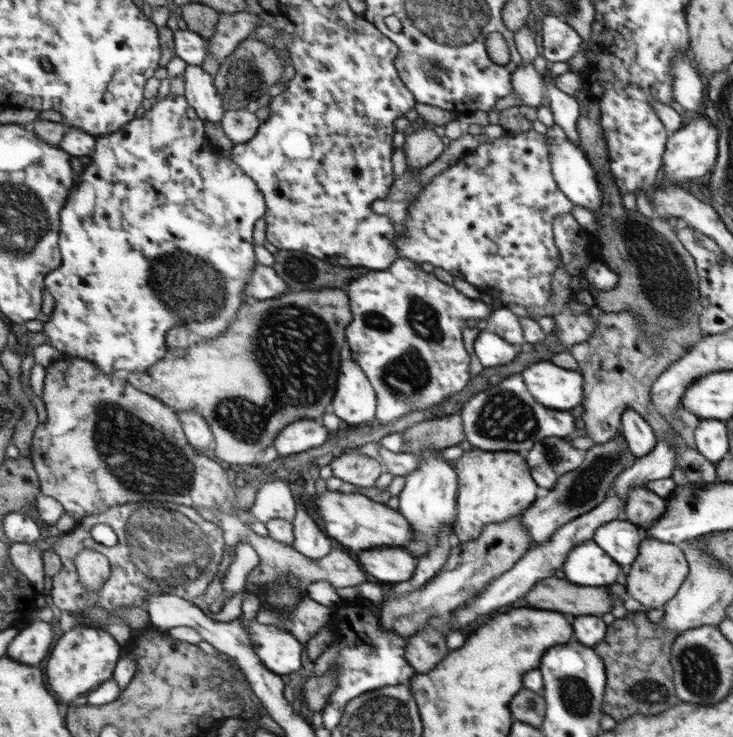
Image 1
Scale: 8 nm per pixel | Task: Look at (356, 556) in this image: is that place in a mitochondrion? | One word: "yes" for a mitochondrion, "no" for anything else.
no

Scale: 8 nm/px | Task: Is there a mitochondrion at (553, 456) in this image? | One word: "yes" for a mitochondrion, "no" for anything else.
yes

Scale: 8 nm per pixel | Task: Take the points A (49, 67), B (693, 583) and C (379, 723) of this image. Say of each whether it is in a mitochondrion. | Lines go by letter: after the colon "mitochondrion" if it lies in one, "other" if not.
A: other
B: other
C: mitochondrion

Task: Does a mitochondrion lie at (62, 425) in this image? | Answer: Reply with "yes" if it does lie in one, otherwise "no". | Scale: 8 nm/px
no

